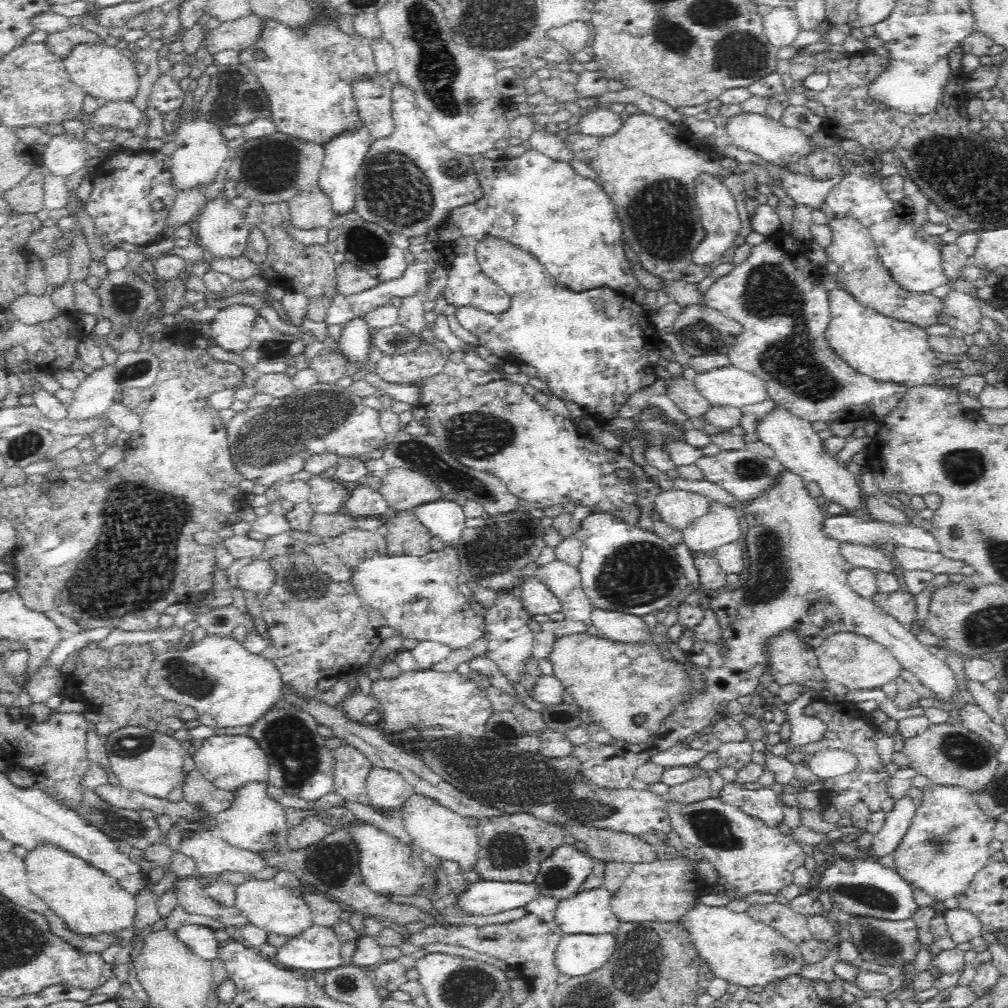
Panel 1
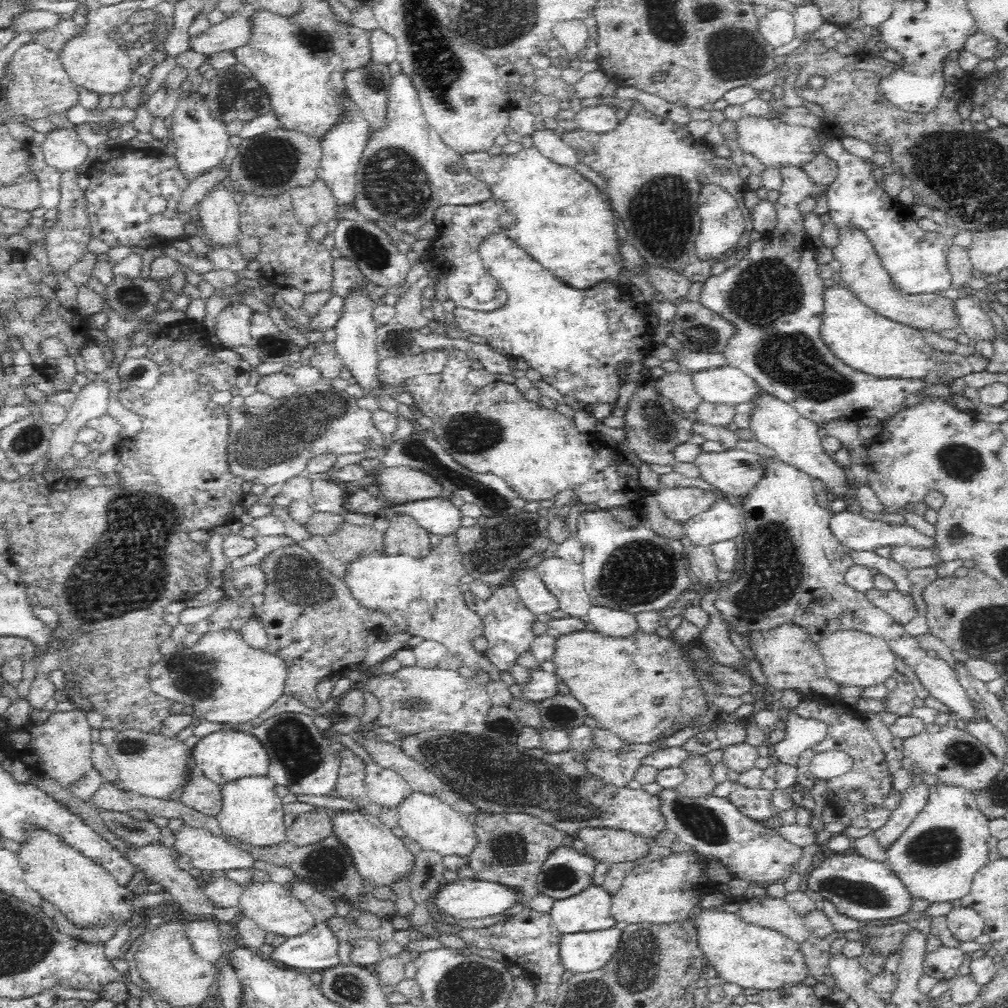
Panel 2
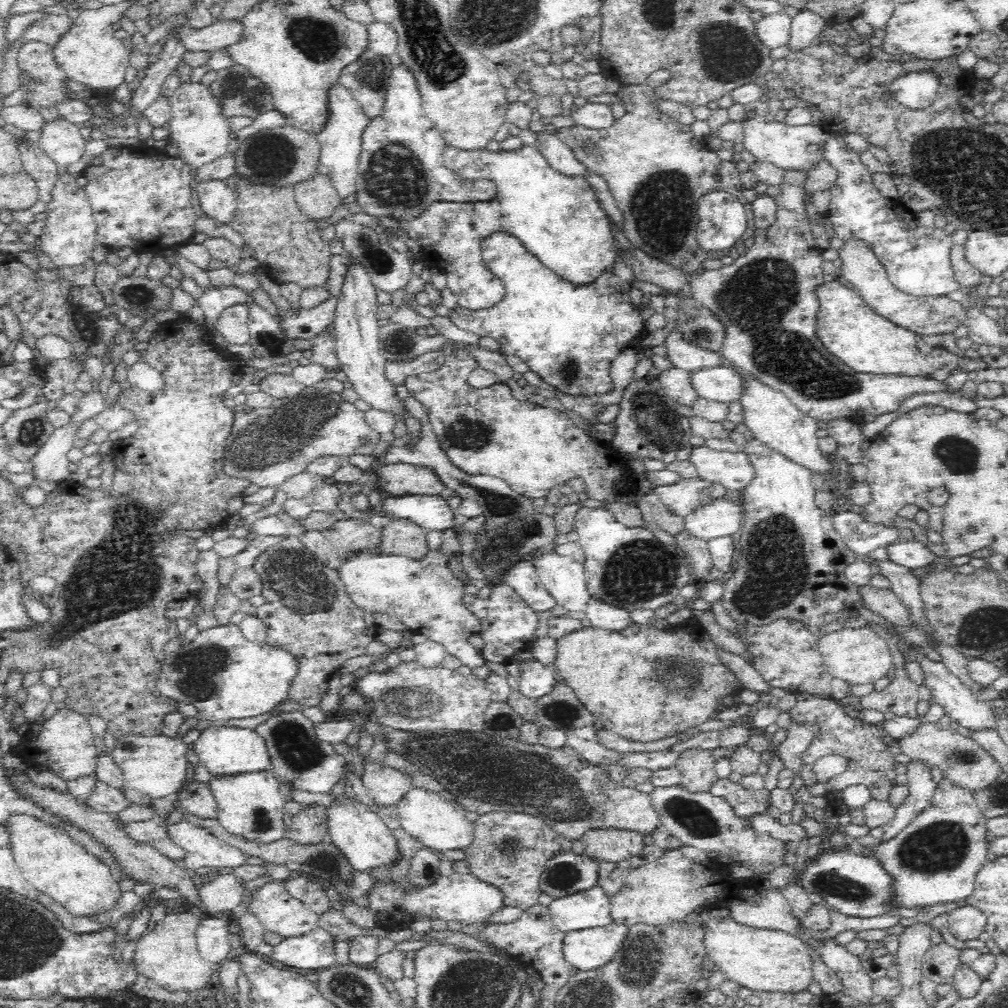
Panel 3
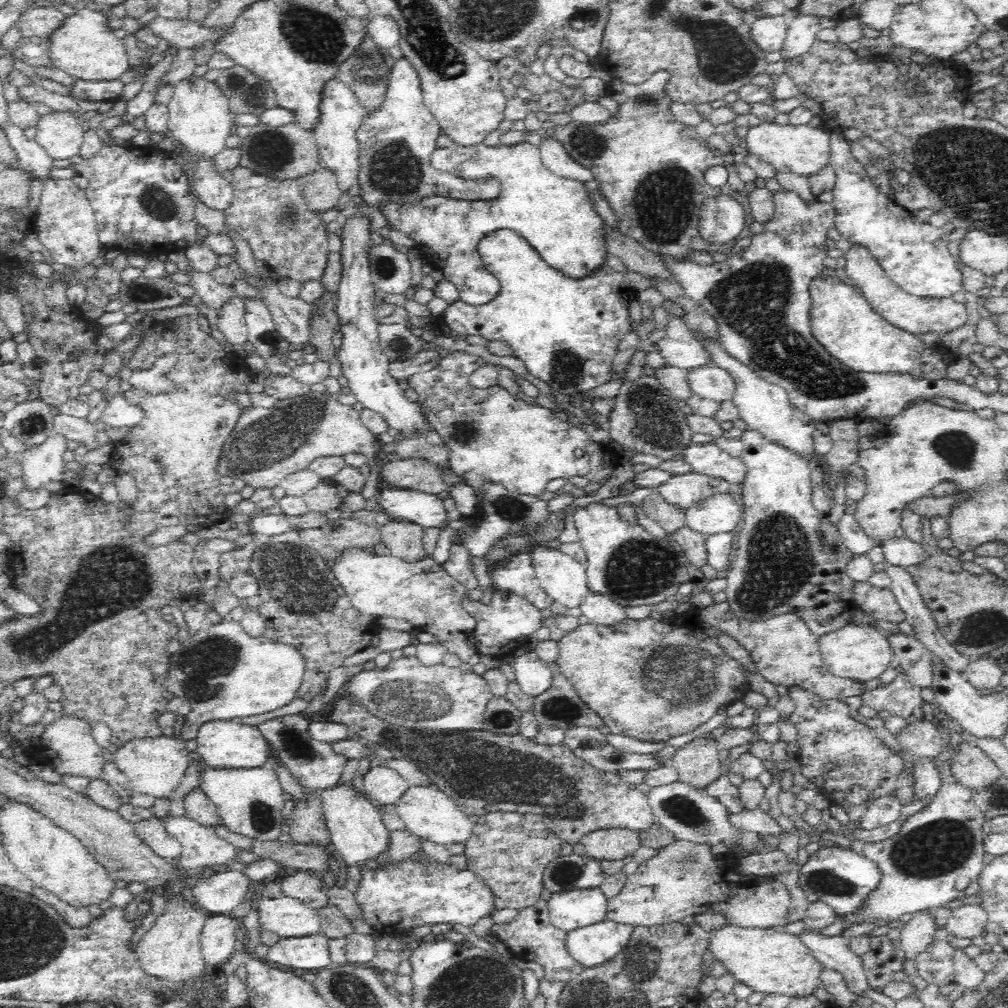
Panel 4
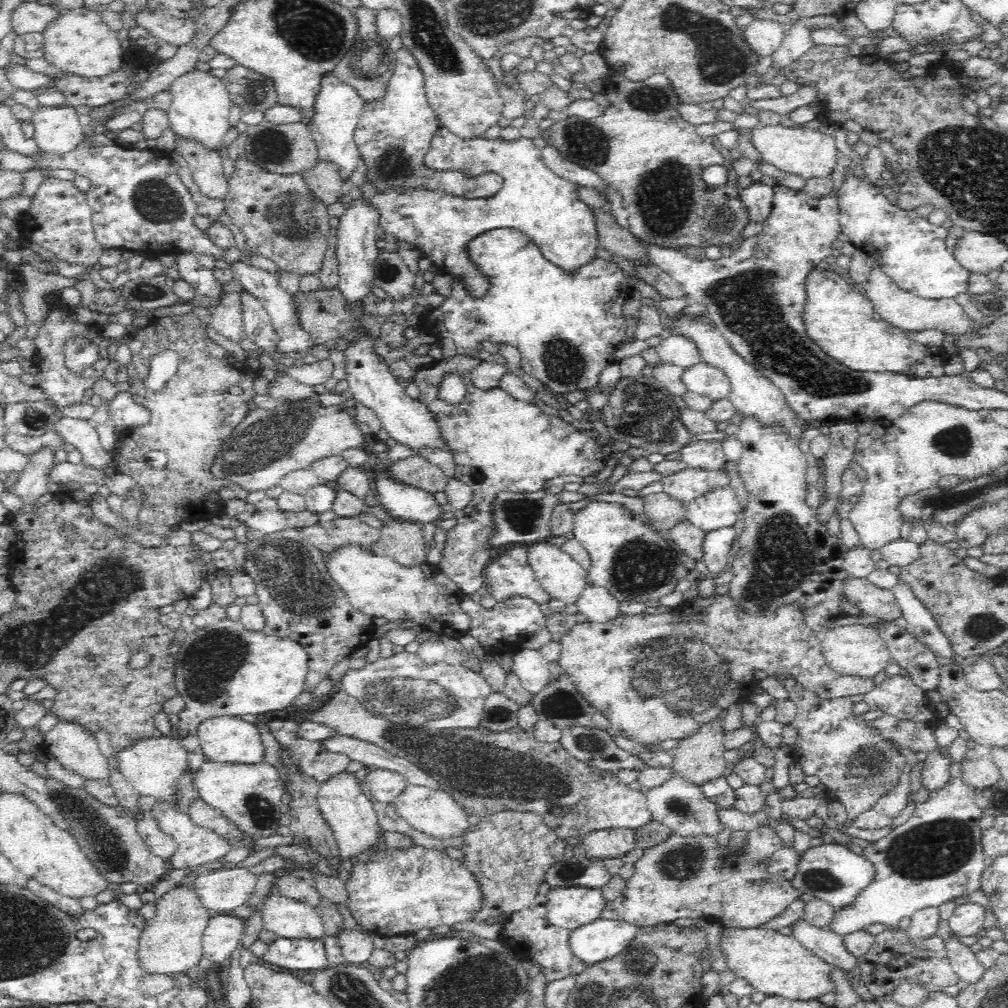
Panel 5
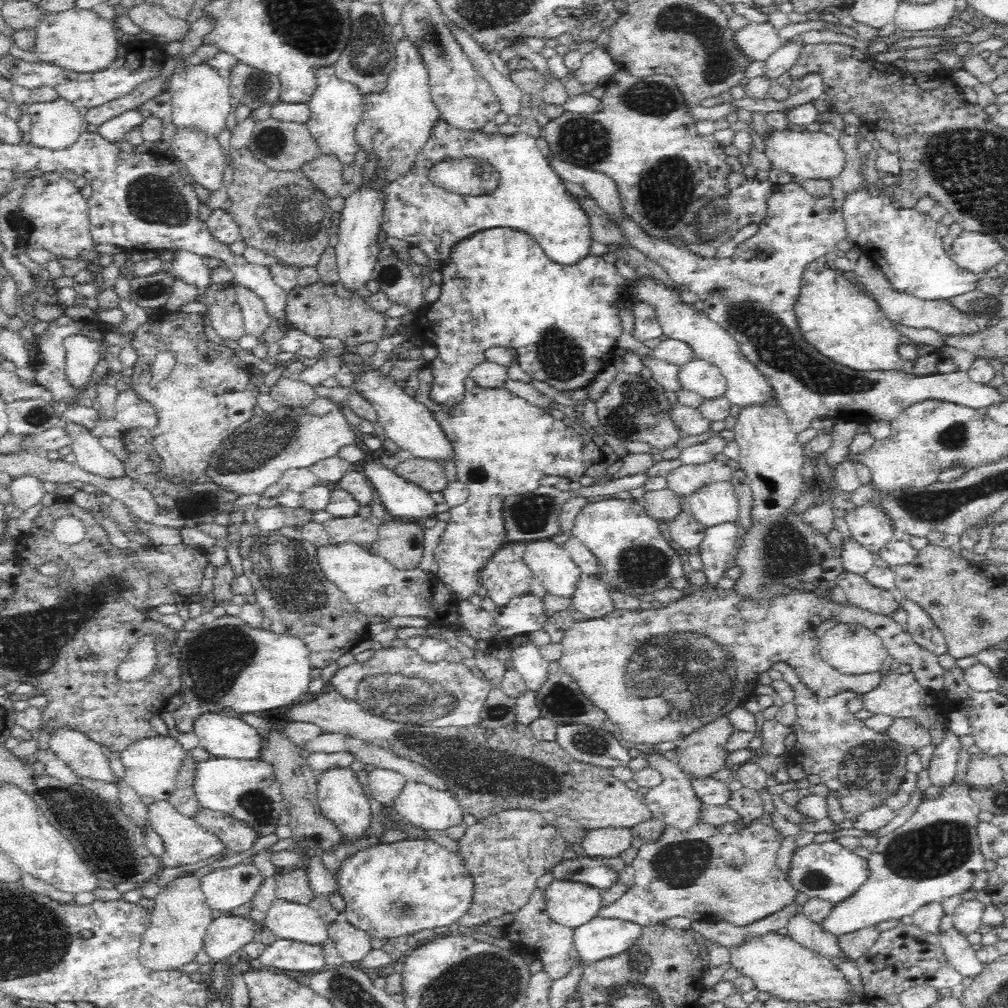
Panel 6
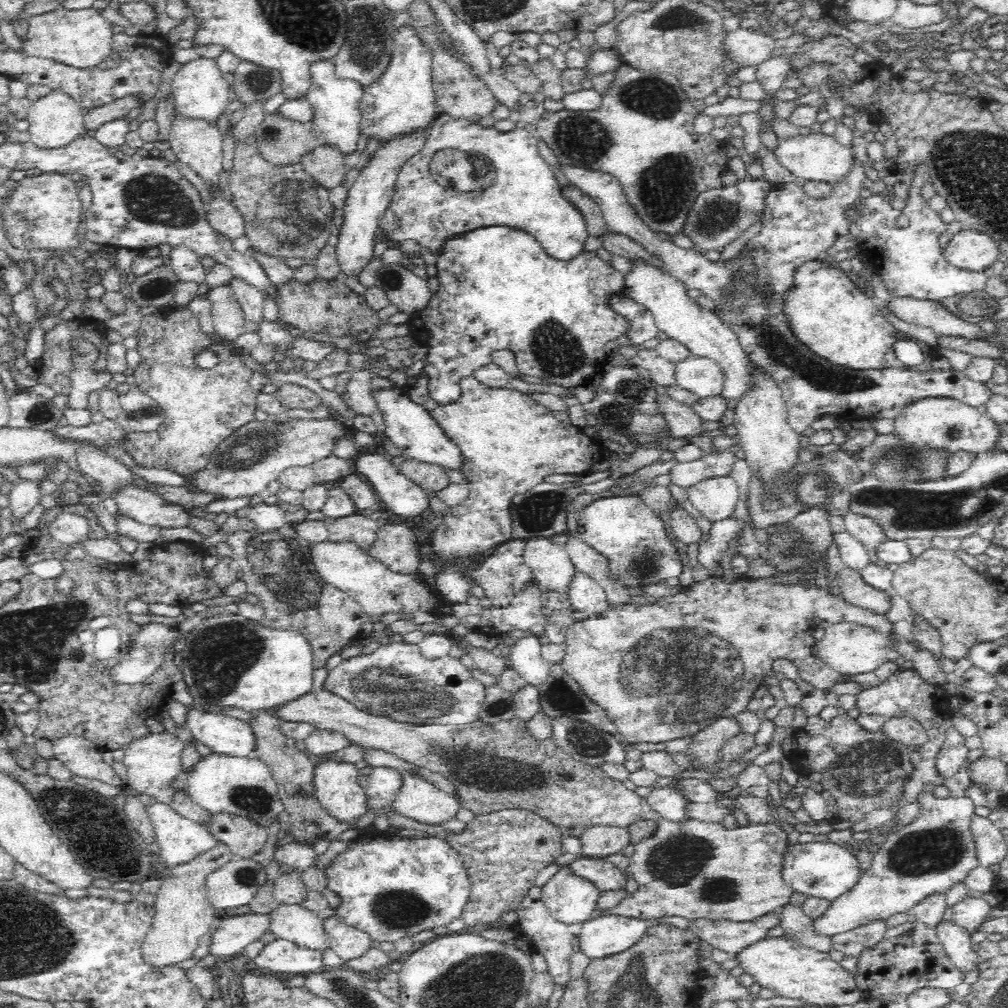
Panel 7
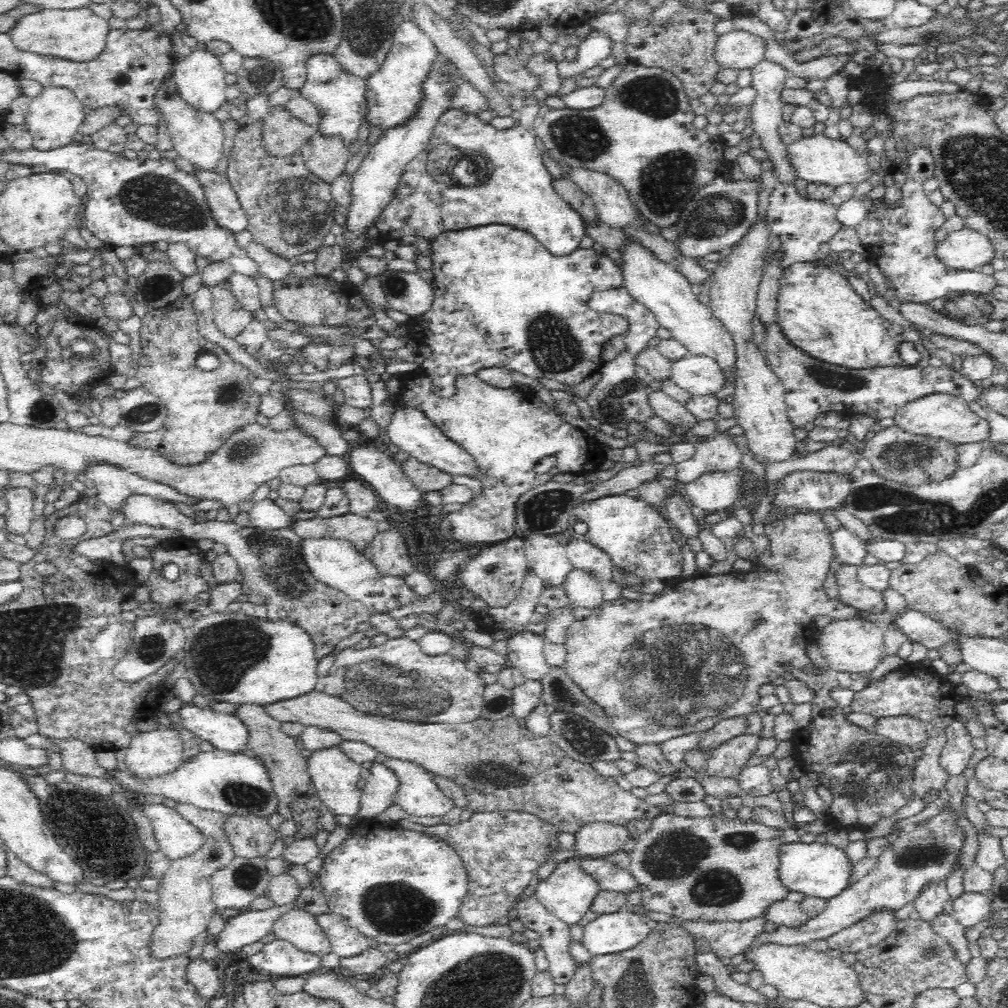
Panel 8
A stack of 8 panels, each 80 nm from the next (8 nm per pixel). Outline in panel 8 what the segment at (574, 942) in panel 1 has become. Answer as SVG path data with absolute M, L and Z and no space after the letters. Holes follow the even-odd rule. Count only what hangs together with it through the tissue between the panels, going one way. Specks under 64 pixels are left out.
M621 908L586 923L581 943L593 957L618 954L636 946L656 925L646 915Z

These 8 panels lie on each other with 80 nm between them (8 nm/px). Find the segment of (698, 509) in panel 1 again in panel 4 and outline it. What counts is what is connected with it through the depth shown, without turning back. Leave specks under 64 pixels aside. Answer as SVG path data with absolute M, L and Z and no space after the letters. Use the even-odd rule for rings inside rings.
M696 472L673 475L666 484L657 486L656 492L672 506L686 512L696 502L713 497L714 494L728 494L730 484L712 476Z

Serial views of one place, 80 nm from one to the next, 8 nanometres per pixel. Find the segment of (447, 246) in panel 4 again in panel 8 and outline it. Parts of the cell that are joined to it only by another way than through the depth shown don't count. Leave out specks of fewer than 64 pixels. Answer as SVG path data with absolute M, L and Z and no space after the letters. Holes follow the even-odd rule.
M447 110L438 118L426 150L403 170L394 199L374 225L380 234L388 234L392 240L416 236L428 242L458 230L490 224L508 225L534 236L555 257L570 256L587 235L585 220L554 189L554 177L544 165L538 141L522 126L496 130L477 116ZM469 152L478 153L471 158L474 170L478 167L485 172L488 163L493 166L492 176L484 184L460 188L436 180L440 171L457 169L459 161L468 158Z

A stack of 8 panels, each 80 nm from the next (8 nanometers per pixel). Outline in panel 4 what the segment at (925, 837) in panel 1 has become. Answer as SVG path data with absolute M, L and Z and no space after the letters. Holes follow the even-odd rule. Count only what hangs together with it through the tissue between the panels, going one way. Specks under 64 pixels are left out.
M949 764L940 768L938 771L941 778L941 785L938 789L938 792L932 799L932 802L930 802L926 808L922 808L918 814L914 814L912 818L909 818L909 820L905 823L905 826L902 826L902 829L896 835L890 836L890 838L880 842L866 842L858 839L850 840L850 848L856 854L860 854L864 858L869 858L870 860L874 861L878 865L878 868L882 871L881 885L878 886L878 890L874 890L874 892L869 896L868 900L866 900L864 909L860 910L860 912L856 914L846 915L846 917L852 921L852 926L854 926L856 921L862 922L864 919L871 919L872 917L878 919L892 919L892 921L894 921L898 920L898 918L904 913L910 913L913 915L914 913L920 911L934 911L937 908L948 905L948 903L952 902L952 900L963 900L966 898L966 896L972 896L972 894L977 894L979 891L979 876L982 872L982 869L985 867L984 854L986 854L986 850L984 850L984 838L986 838L986 835L984 834L984 822L986 822L987 818L973 801L974 791L968 790L968 788L962 786L958 781L956 781L950 772Z

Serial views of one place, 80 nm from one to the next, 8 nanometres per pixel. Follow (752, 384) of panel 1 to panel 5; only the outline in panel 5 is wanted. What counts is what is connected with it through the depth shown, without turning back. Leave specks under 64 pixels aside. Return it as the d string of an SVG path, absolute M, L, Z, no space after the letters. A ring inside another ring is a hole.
M704 362L684 369L682 382L688 391L700 396L707 396L710 400L729 398L730 379L728 379L728 375L718 367Z

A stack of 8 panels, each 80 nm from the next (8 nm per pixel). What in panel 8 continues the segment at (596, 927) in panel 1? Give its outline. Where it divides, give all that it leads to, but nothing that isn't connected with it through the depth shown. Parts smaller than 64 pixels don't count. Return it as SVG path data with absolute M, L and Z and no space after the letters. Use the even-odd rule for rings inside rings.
M573 857L557 864L548 878L539 881L535 892L548 912L569 925L576 924L584 918L584 914L591 910L597 893L601 891L595 878L588 876L588 873L584 874L577 862L578 858Z

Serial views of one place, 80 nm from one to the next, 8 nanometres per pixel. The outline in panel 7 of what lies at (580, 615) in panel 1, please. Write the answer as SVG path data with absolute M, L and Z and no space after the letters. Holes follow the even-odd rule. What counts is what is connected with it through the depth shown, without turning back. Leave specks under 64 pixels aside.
M534 538L526 541L523 559L543 589L560 594L569 592L578 571L563 546L551 539Z

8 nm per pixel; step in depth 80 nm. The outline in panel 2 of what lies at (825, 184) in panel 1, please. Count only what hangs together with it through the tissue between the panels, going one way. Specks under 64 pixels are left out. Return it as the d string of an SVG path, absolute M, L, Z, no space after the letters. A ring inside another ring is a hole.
M800 167L781 168L780 176L783 184L780 188L781 196L775 203L777 225L774 230L756 241L751 241L736 265L727 268L722 274L712 274L703 282L700 302L706 308L726 317L738 329L724 352L726 362L749 374L771 397L790 405L798 414L812 422L825 424L838 418L857 422L861 418L888 418L903 407L907 396L930 384L908 379L876 378L864 374L838 359L824 343L821 326L826 287L824 279L818 275L816 249L804 230L804 219L798 211L798 204L807 199L816 201L816 198L822 198L829 185L812 182Z

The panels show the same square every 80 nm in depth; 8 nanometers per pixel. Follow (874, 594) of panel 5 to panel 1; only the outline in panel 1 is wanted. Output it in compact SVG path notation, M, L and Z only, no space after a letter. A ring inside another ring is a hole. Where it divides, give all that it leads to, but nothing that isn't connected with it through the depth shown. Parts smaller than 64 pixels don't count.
M906 589L886 595L879 592L874 596L873 602L884 613L892 616L898 623L909 626L917 616L916 598L908 593Z

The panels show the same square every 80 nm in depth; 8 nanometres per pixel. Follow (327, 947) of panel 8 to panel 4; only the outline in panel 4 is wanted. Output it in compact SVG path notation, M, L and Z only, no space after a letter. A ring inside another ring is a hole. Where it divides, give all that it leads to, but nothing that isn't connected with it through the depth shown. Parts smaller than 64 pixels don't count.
M269 879L258 900L258 914L263 930L269 930L281 938L300 938L321 931L321 918L315 908L306 906L301 900L284 895L278 879Z

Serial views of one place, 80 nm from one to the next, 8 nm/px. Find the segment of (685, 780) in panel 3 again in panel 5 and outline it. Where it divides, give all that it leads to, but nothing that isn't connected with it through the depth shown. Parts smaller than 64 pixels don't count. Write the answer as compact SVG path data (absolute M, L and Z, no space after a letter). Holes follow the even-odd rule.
M721 716L714 721L701 726L692 736L680 740L678 746L672 749L669 762L679 776L699 787L710 780L714 780L724 774L726 761L723 753L726 751L724 742L725 733L721 727Z

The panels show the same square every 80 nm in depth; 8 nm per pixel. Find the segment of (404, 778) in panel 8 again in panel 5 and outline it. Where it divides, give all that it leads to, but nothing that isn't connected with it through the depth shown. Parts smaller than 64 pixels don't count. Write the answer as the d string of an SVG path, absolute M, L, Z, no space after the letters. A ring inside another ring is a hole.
M407 784L404 792L394 803L395 811L406 821L406 824L410 824L414 830L422 834L428 834L444 842L450 838L466 836L472 822L469 814L449 795L445 787L433 789Z

